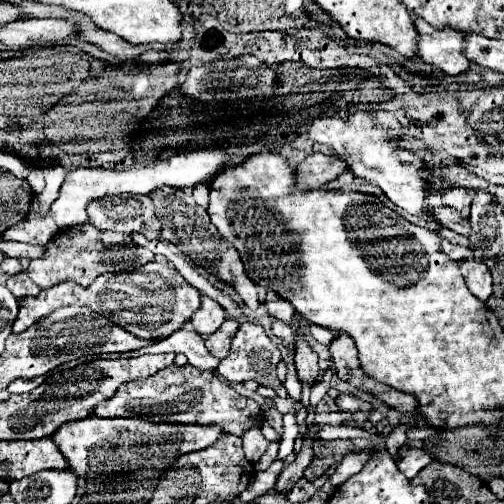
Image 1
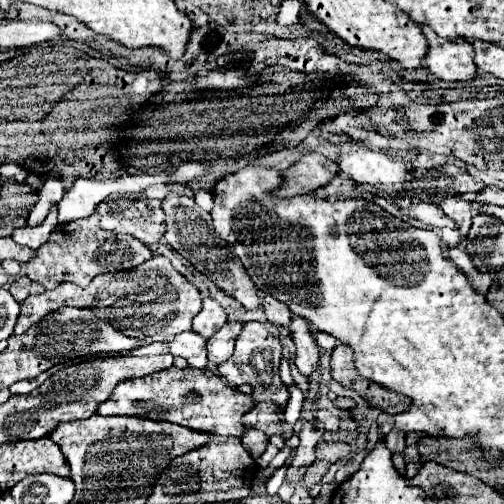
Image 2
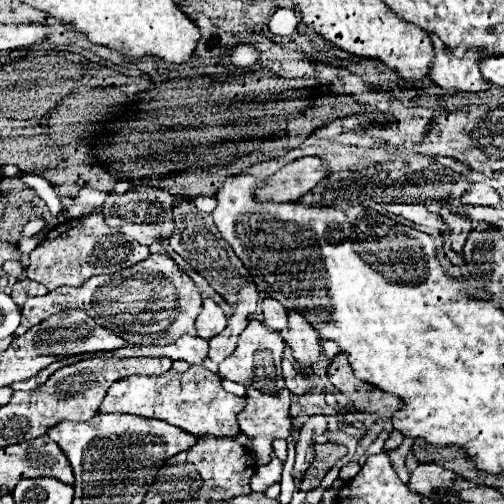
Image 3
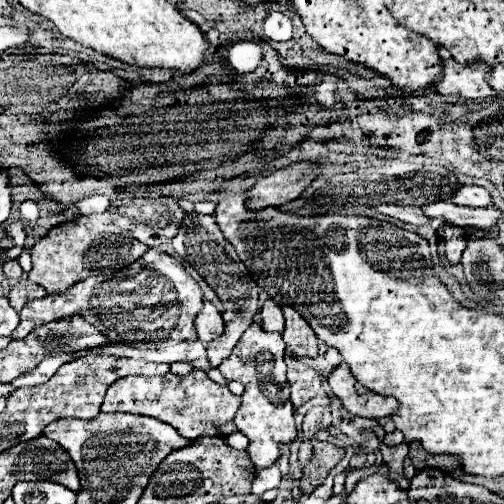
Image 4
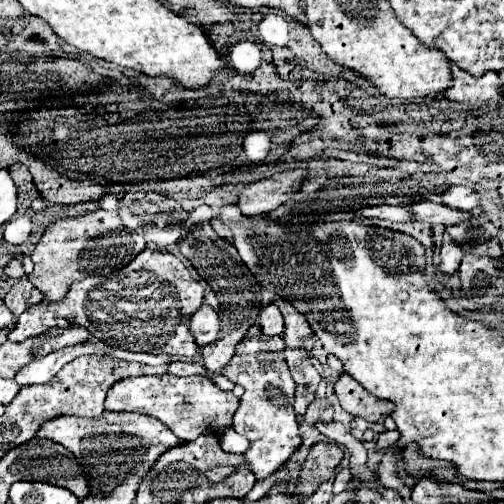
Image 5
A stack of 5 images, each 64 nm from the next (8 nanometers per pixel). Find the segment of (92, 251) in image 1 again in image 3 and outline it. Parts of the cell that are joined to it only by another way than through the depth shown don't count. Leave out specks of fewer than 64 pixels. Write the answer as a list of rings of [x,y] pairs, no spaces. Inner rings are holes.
[[[102,213],[70,219],[56,228],[52,228],[40,246],[30,254],[30,268],[26,276],[44,284],[48,290],[60,286],[80,286],[88,278],[96,274],[112,274],[120,268],[134,266],[136,262],[144,260],[150,250],[138,244],[134,238],[126,234],[112,234]]]

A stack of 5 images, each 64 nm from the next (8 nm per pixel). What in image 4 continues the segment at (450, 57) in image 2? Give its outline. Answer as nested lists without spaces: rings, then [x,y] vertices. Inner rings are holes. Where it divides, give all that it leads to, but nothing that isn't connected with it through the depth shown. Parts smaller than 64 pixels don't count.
[[[442,54],[444,60],[444,76],[440,78],[440,84],[436,84],[436,92],[444,96],[458,96],[462,100],[484,100],[484,98],[496,98],[498,92],[492,90],[486,76],[490,74],[488,66],[462,66],[452,60],[452,56]]]

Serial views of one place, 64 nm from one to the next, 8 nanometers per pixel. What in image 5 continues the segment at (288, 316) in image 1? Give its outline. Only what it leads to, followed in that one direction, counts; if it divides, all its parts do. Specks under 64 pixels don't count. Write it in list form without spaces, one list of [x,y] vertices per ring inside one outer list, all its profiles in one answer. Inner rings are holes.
[[[268,304],[262,308],[258,322],[266,336],[280,336],[284,332],[284,320],[280,316],[280,310],[274,304]]]

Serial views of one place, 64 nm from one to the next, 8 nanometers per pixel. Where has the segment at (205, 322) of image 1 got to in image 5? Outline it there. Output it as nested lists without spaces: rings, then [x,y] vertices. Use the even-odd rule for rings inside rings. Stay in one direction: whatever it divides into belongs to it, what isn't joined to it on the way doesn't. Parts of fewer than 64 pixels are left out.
[[[202,306],[200,310],[196,310],[190,318],[190,332],[194,336],[194,342],[198,346],[206,346],[212,340],[218,338],[220,332],[220,320],[218,314],[210,308],[210,306]]]

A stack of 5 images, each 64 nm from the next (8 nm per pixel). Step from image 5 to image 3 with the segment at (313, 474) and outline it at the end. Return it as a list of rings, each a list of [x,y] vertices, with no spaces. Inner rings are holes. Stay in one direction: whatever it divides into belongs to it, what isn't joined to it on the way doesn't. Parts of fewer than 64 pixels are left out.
[[[330,442],[315,444],[314,449],[315,460],[306,474],[308,476],[316,474],[316,478],[324,478],[324,474],[347,454],[347,448],[344,445]]]

